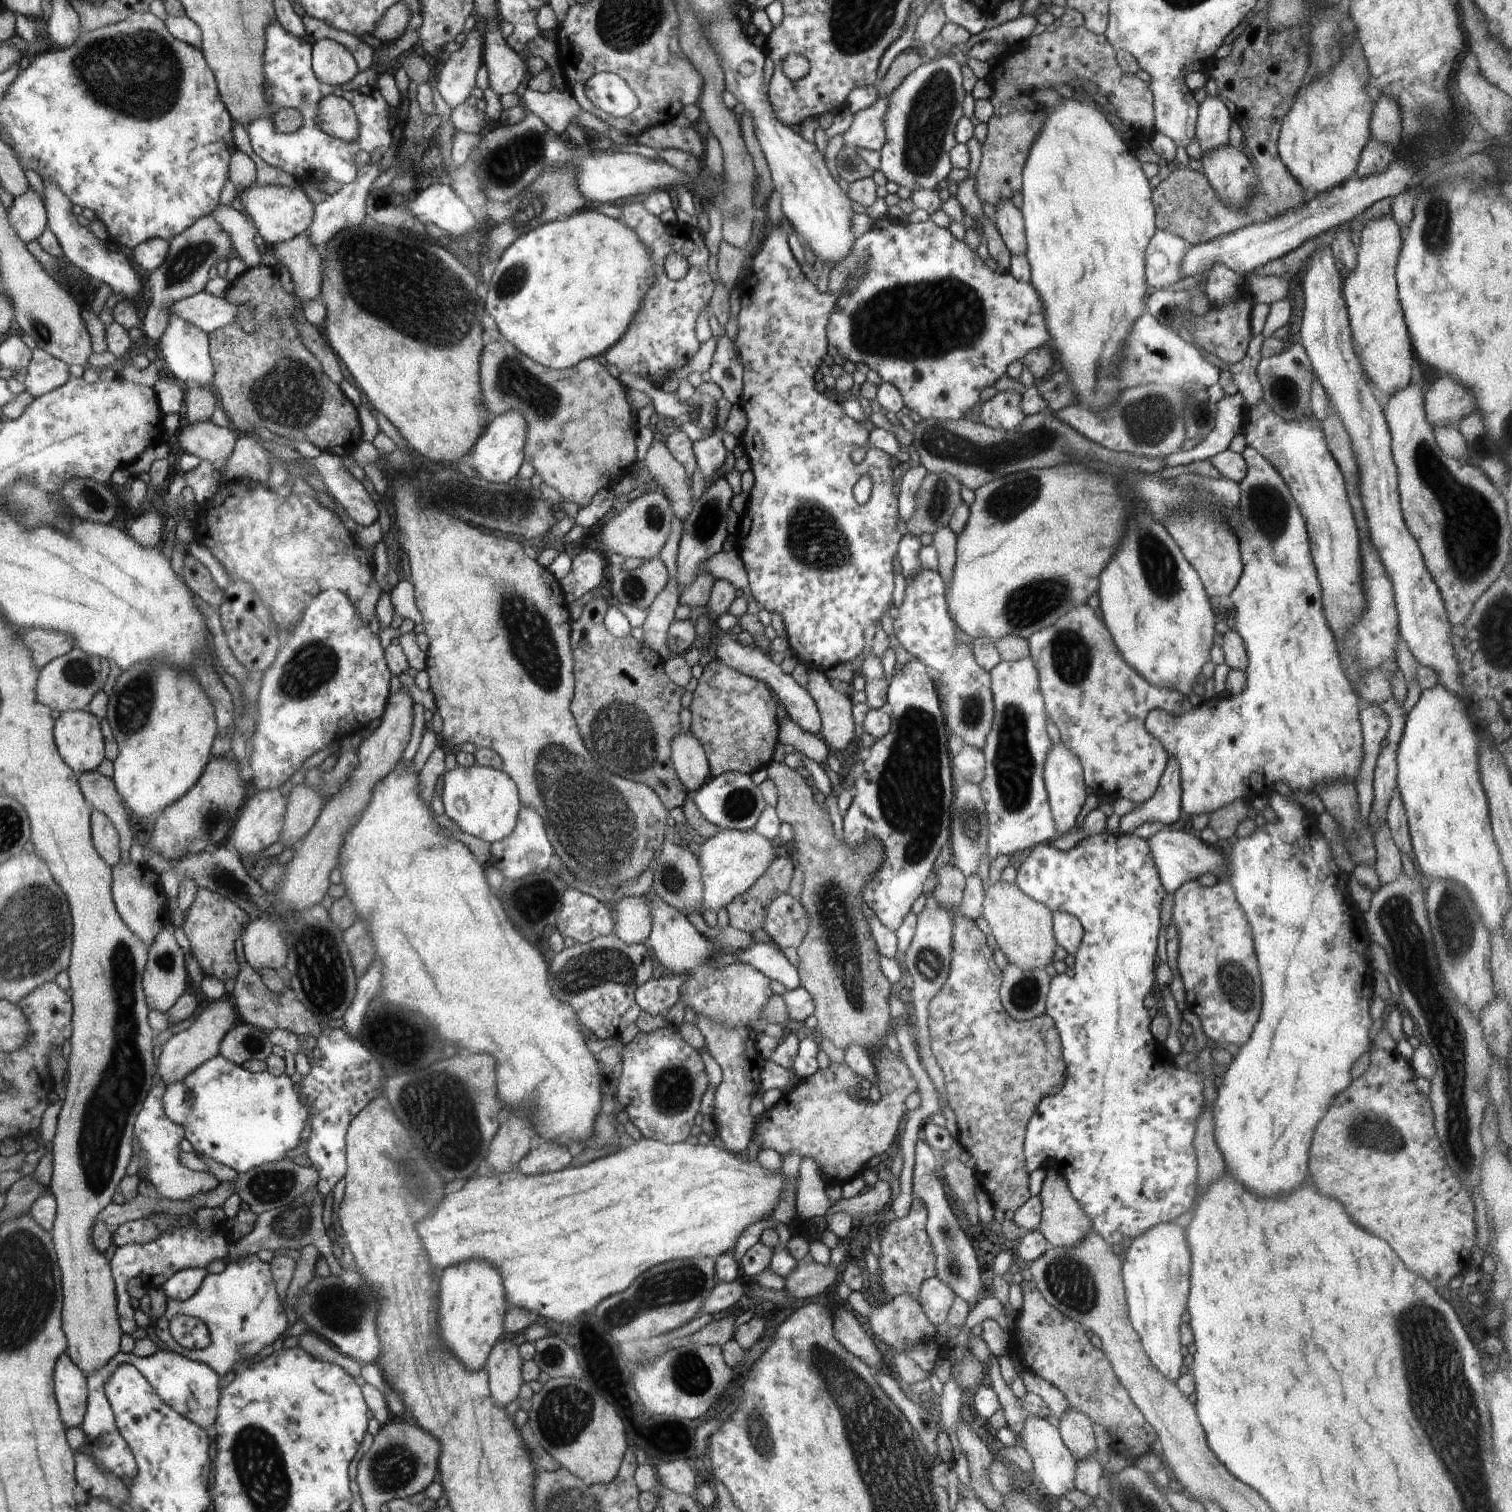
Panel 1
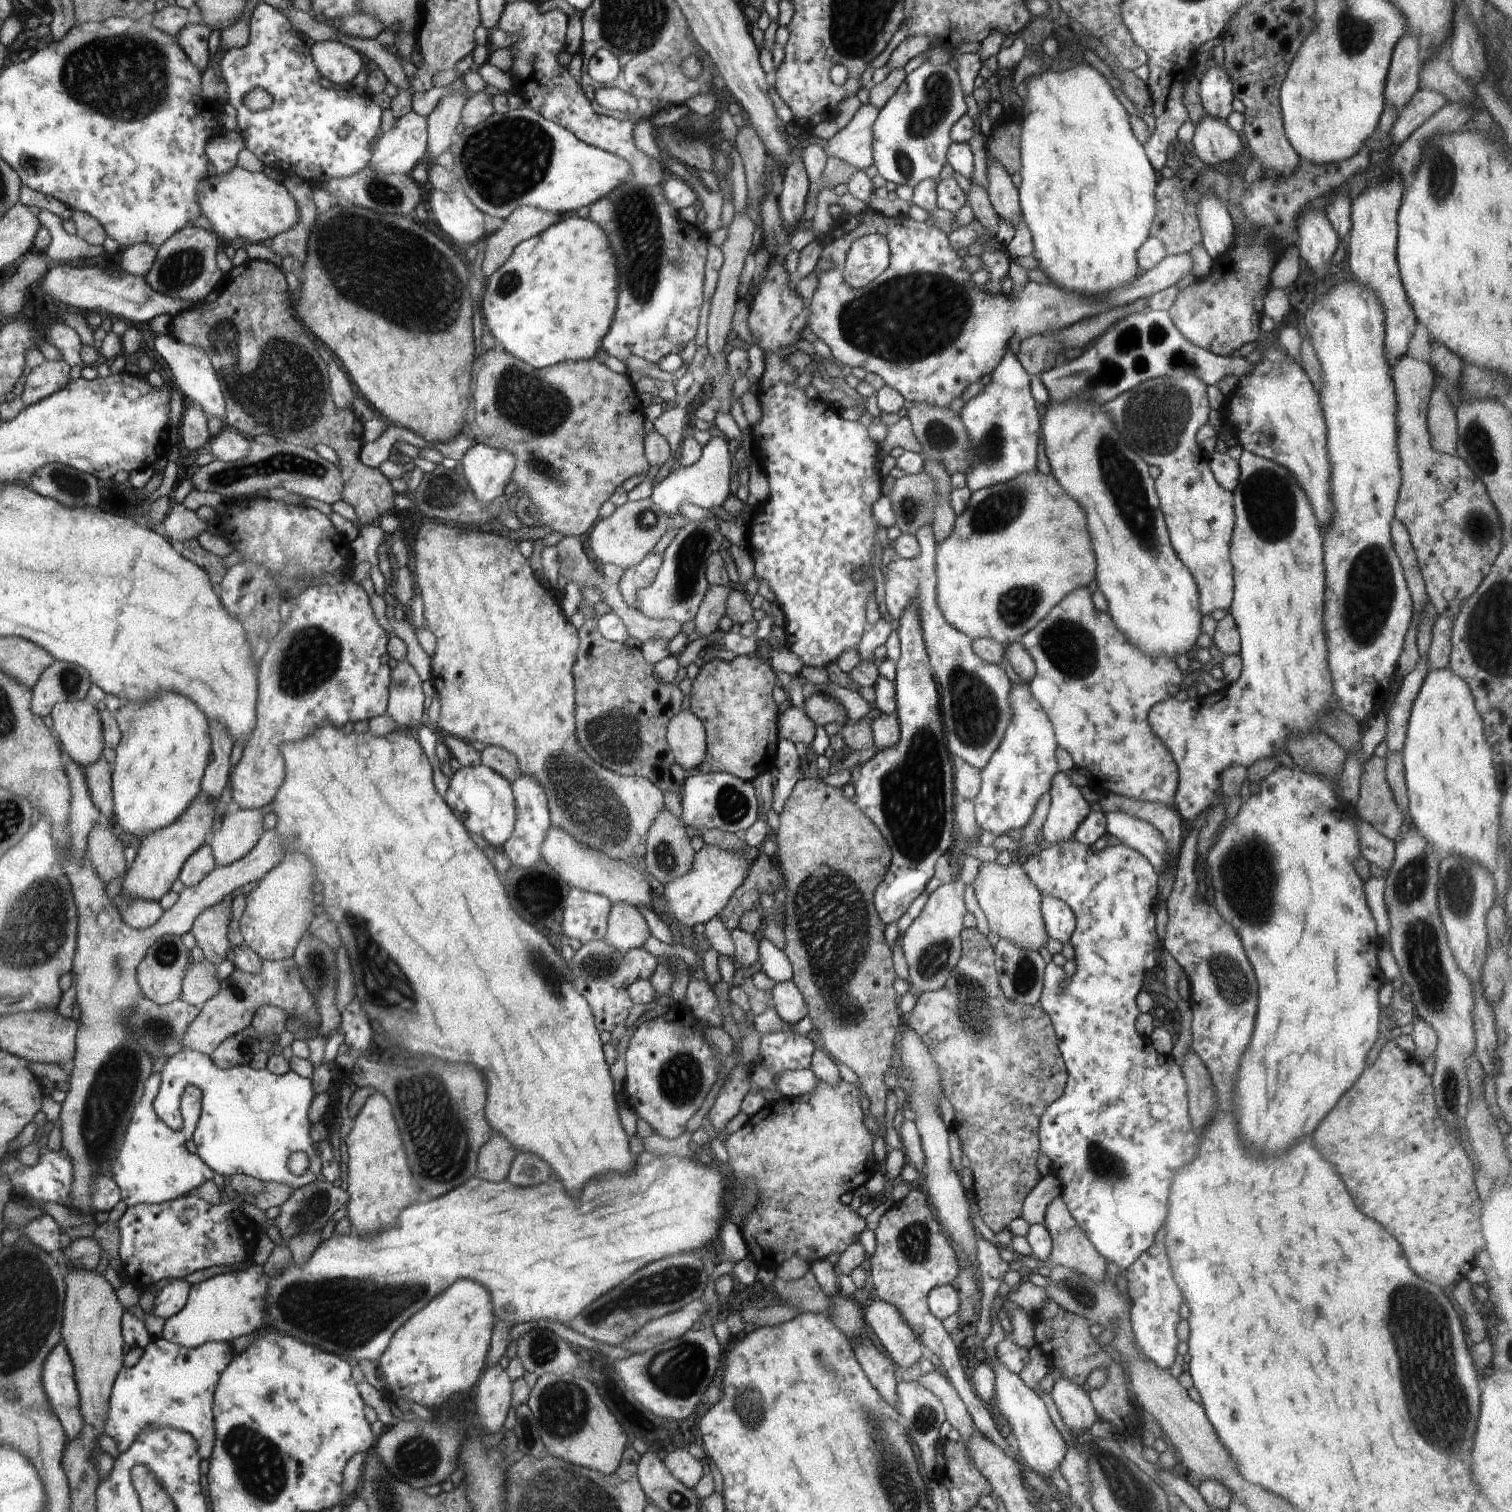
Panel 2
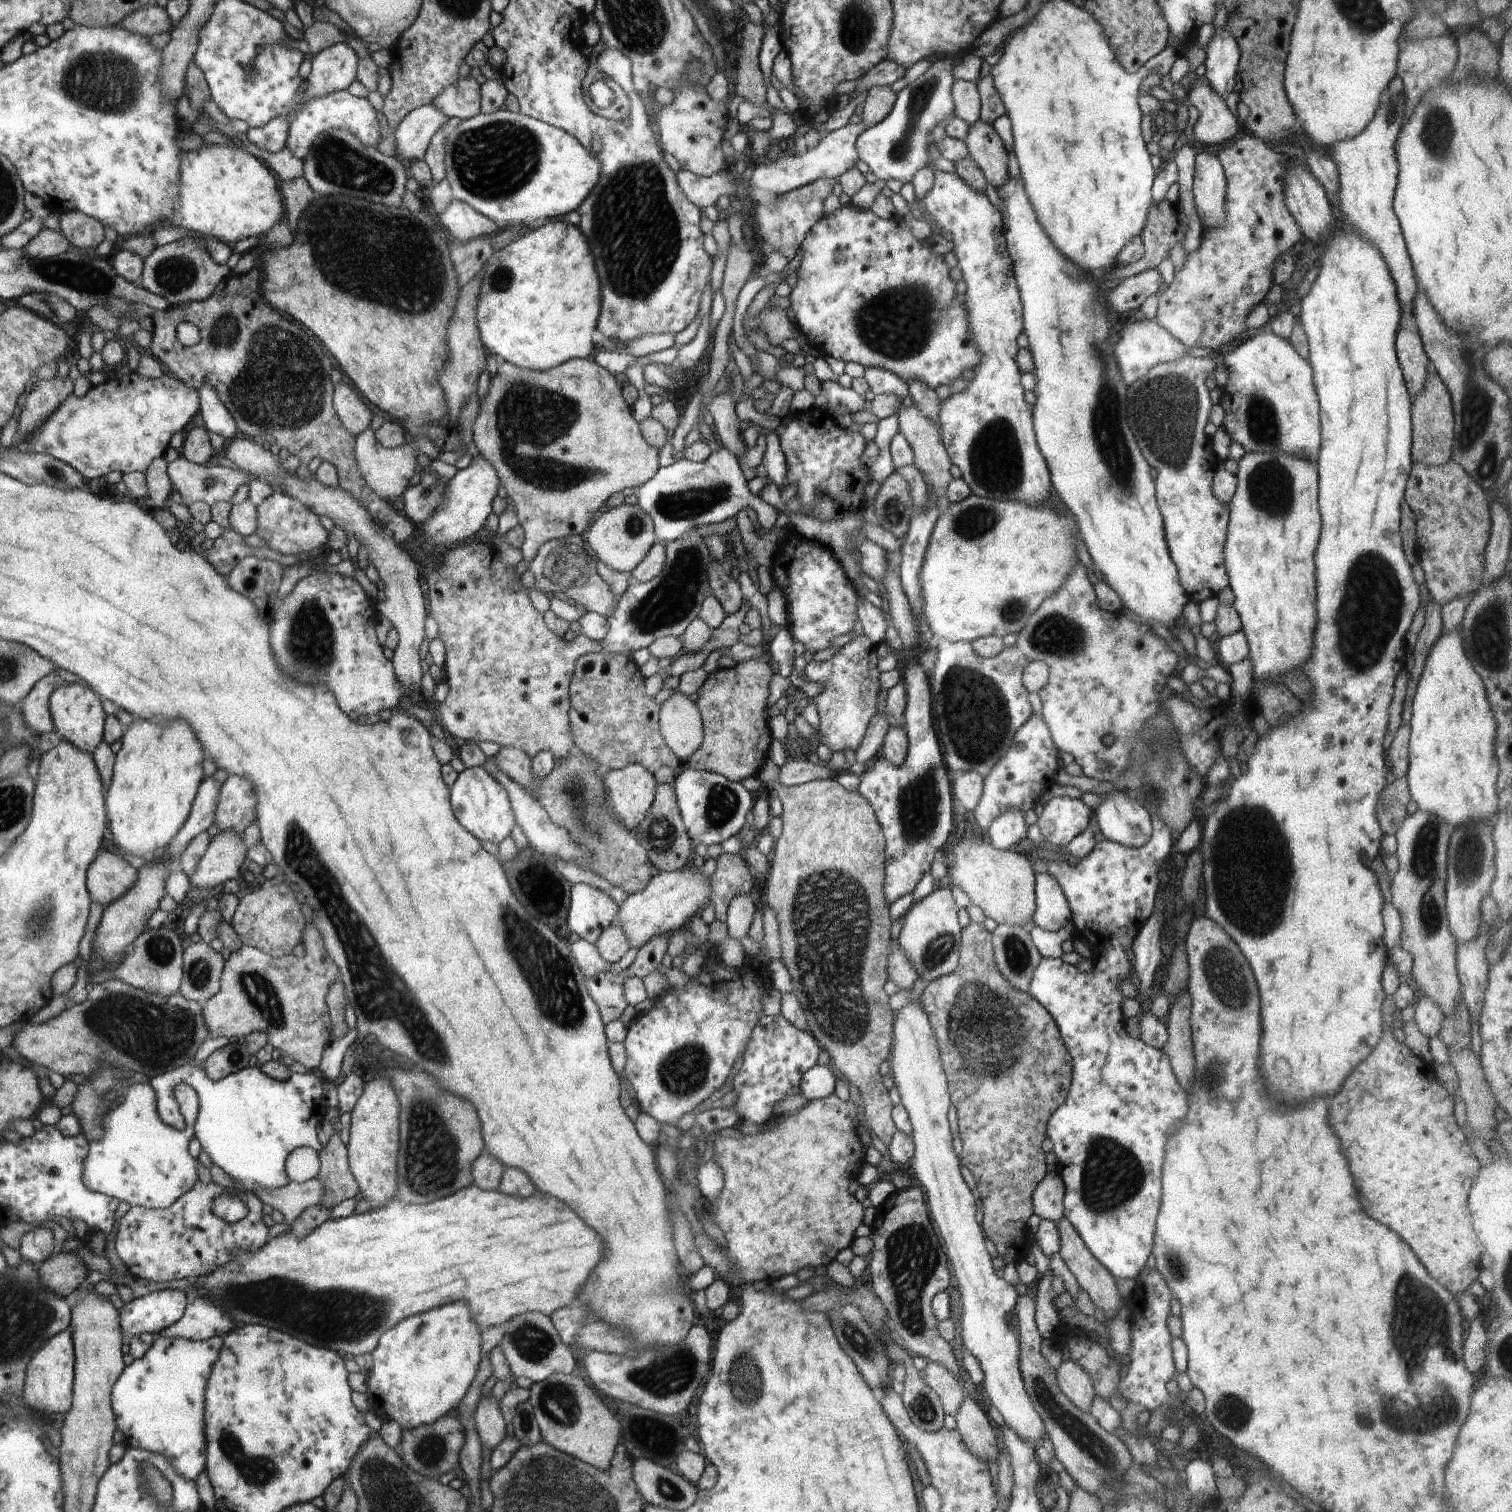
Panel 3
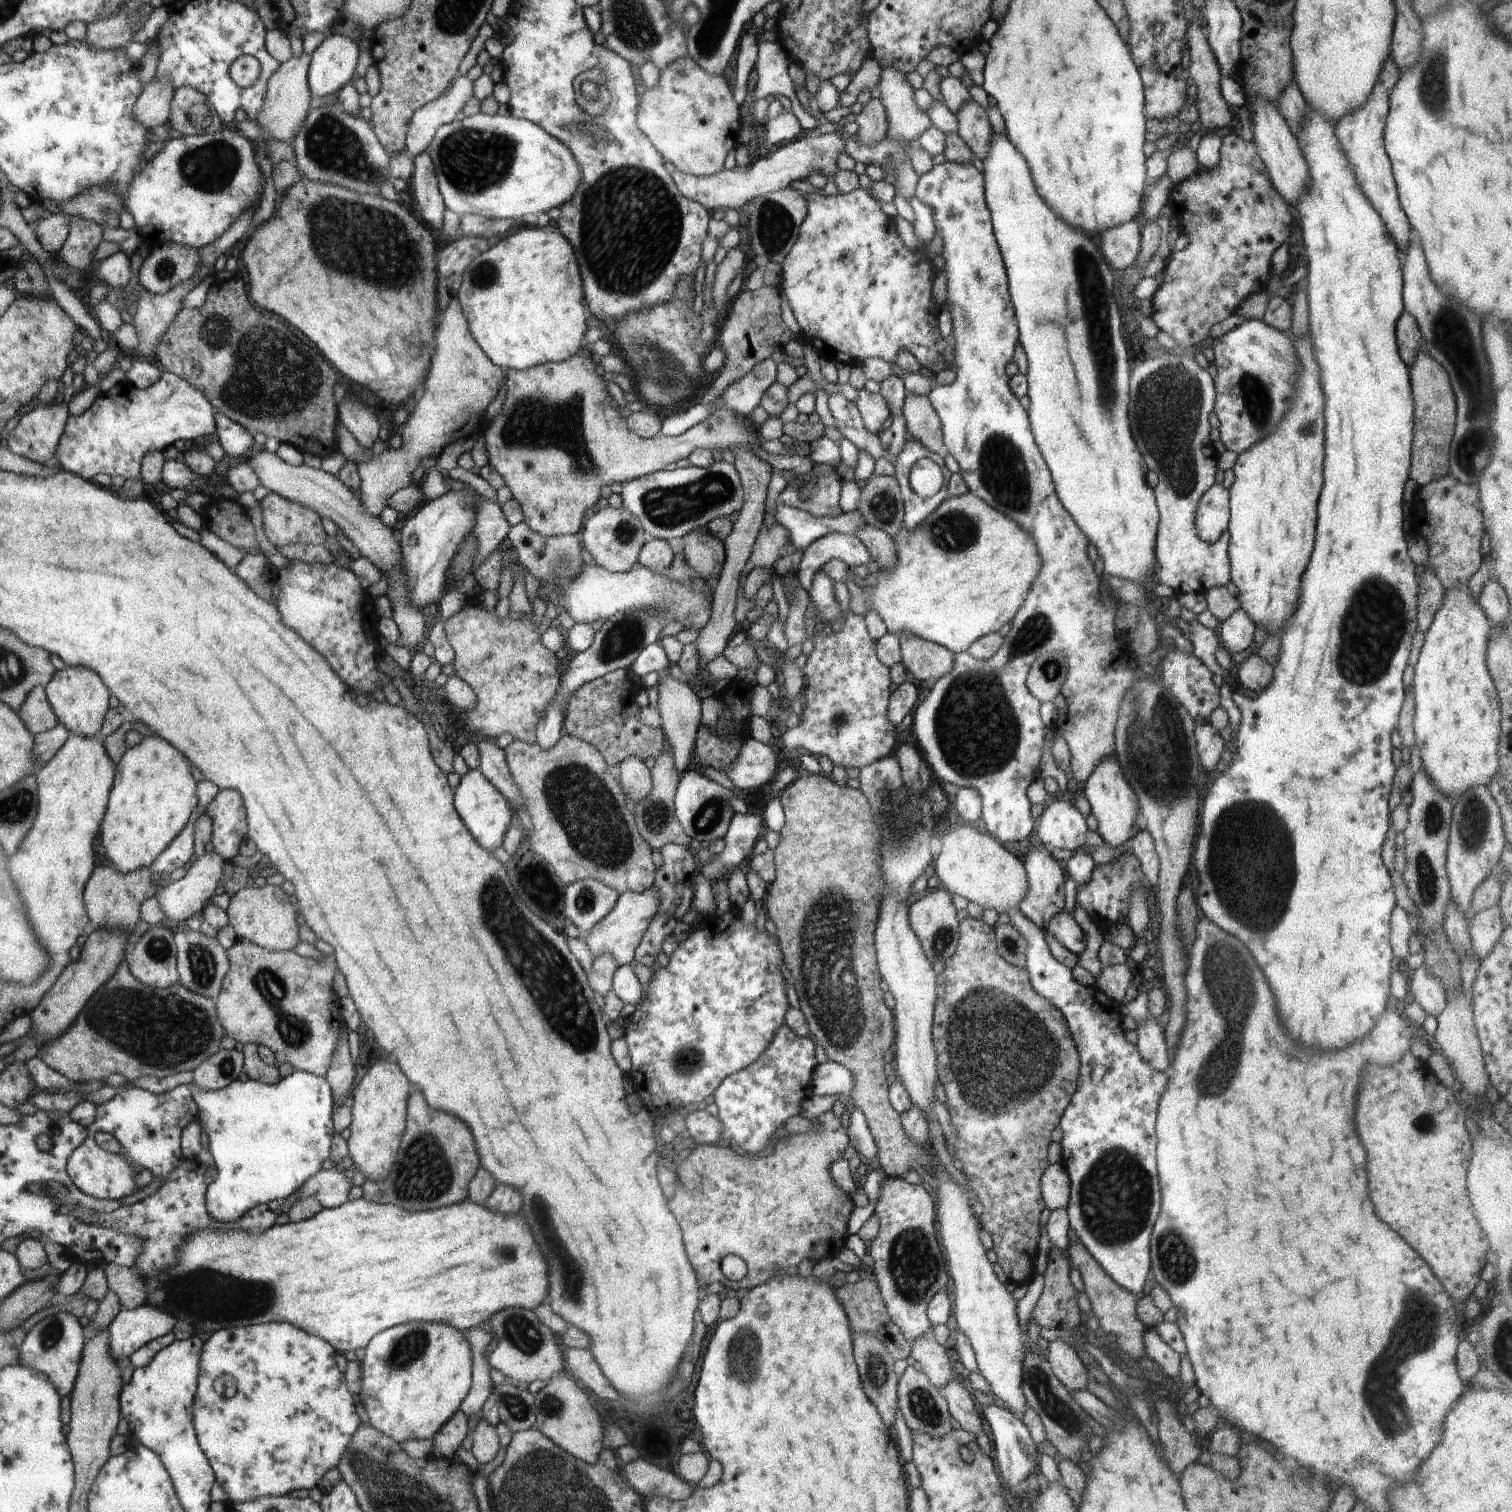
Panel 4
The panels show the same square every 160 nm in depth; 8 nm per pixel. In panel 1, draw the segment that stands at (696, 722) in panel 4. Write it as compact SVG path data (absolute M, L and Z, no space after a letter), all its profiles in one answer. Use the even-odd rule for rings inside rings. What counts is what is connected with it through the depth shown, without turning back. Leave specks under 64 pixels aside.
M690 730L687 734L680 733L675 736L670 746L676 774L688 794L692 796L711 777L704 747Z

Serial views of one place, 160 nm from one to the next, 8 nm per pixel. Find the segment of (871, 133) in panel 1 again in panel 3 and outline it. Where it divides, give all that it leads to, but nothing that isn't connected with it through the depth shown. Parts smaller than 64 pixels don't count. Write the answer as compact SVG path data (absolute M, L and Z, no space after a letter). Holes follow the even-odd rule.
M864 121L858 124L845 125L835 131L830 131L827 136L821 138L820 143L811 150L808 150L803 156L798 154L790 154L783 156L775 162L771 162L769 166L756 166L750 180L750 188L770 191L785 195L794 189L806 186L815 180L821 178L836 179L844 172L856 168L856 161L859 158L857 149L858 137L867 129Z

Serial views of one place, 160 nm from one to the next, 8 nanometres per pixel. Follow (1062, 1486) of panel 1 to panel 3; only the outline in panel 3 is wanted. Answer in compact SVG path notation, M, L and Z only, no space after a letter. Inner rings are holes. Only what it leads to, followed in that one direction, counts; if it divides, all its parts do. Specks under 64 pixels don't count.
M918 998L912 1004L905 1006L902 1010L895 1012L893 1022L893 1047L890 1056L890 1074L894 1078L895 1086L901 1096L901 1103L908 1113L913 1131L913 1143L915 1146L914 1156L912 1157L912 1170L916 1181L920 1182L925 1194L927 1206L930 1206L930 1216L938 1225L940 1236L946 1246L946 1256L949 1260L953 1285L960 1290L962 1299L962 1337L966 1350L980 1363L985 1379L980 1387L981 1397L987 1403L996 1406L996 1410L1002 1414L1005 1424L1019 1439L1031 1444L1036 1450L1039 1444L1047 1436L1045 1424L1042 1417L1036 1412L1028 1393L1026 1392L1021 1372L1019 1369L1019 1340L1008 1328L1006 1316L1010 1310L1014 1309L1019 1297L1016 1287L1008 1284L1002 1277L996 1275L992 1265L992 1257L986 1251L984 1234L981 1223L976 1221L977 1201L972 1195L972 1191L966 1185L962 1173L959 1156L952 1147L952 1133L948 1124L948 1108L952 1104L949 1093L947 1076L943 1069L943 1062L939 1053L937 1040L935 1039L930 1021L925 1010L919 1003Z

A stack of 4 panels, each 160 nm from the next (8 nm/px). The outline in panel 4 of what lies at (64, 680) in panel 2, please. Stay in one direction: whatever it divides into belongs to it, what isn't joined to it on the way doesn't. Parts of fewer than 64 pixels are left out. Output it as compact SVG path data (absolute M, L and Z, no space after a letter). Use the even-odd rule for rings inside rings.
M35 686L27 694L17 715L33 735L49 731L59 723L51 709L43 686Z

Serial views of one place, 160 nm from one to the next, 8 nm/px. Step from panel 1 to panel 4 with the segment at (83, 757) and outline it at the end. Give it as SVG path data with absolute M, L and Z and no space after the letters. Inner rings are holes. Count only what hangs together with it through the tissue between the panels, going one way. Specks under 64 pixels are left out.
M66 667L62 671L55 671L52 680L45 686L48 702L59 722L69 732L88 738L99 737L105 714L110 709L108 691L95 672L82 667Z

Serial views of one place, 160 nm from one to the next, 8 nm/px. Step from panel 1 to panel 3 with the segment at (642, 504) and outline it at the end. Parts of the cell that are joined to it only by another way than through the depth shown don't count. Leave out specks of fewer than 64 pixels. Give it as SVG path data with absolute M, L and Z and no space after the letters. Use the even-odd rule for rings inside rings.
M621 505L604 512L591 523L586 536L596 558L618 572L630 573L656 544L657 536L652 517L640 505Z

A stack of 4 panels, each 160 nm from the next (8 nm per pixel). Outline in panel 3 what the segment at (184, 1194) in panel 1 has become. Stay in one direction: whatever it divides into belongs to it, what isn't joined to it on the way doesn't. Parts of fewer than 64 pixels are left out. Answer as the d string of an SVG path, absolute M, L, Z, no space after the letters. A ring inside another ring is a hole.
M134 1083L122 1094L124 1102L105 1115L102 1140L89 1143L83 1181L91 1191L117 1198L131 1207L168 1208L199 1180L196 1174L199 1160L188 1152L199 1113L197 1092L187 1083L175 1088L174 1096L186 1125L183 1131L174 1130L160 1120L150 1083Z

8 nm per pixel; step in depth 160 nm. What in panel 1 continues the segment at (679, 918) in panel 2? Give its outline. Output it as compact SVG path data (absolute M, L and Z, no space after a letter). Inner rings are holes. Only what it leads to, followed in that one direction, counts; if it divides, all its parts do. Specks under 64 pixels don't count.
M754 829L747 831L724 830L710 837L700 846L698 853L703 882L703 903L699 911L716 911L726 908L734 898L748 892L750 887L766 872L776 858L772 841Z

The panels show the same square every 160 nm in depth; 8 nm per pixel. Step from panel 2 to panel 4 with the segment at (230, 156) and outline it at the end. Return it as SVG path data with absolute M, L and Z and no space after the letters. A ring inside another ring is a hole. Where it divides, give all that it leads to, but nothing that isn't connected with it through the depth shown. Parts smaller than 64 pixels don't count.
M332 33L311 54L308 84L312 97L336 94L350 84L358 66L358 43L344 35Z

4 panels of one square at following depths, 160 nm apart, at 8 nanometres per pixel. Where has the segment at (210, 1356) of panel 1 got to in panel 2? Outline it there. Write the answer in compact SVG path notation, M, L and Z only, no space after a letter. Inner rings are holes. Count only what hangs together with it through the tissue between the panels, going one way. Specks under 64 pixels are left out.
M257 1264L193 1284L183 1309L165 1320L162 1338L189 1349L198 1348L205 1342L232 1344L238 1338L246 1339L268 1322L265 1311L268 1290L269 1278L263 1266Z

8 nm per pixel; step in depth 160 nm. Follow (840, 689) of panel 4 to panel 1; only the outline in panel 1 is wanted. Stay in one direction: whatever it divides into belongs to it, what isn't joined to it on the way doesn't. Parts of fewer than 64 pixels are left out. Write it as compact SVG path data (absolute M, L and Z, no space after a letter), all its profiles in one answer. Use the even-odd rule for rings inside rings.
M717 631L714 634L714 638L710 638L710 642L715 643L715 657L718 657L730 668L734 668L734 670L746 676L754 677L756 680L767 684L771 688L778 703L784 705L784 710L786 710L790 720L793 720L804 732L820 736L821 714L816 708L814 699L805 688L794 681L791 674L784 673L780 666L772 661L768 652L758 648L755 644L744 646L735 639L733 632L730 631Z

